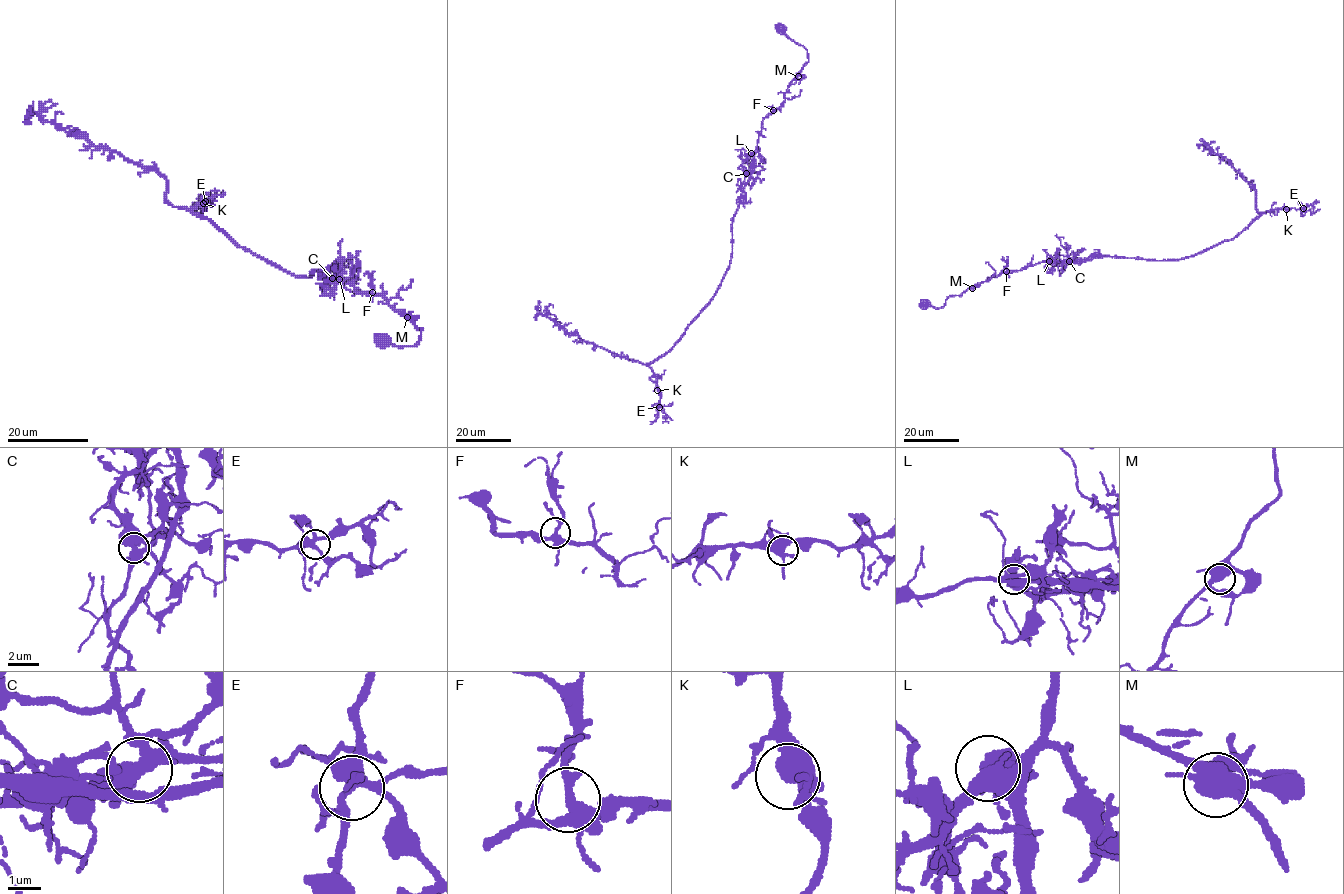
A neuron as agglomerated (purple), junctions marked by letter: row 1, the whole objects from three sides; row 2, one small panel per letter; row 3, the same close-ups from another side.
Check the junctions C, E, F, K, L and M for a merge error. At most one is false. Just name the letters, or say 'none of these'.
none of these

